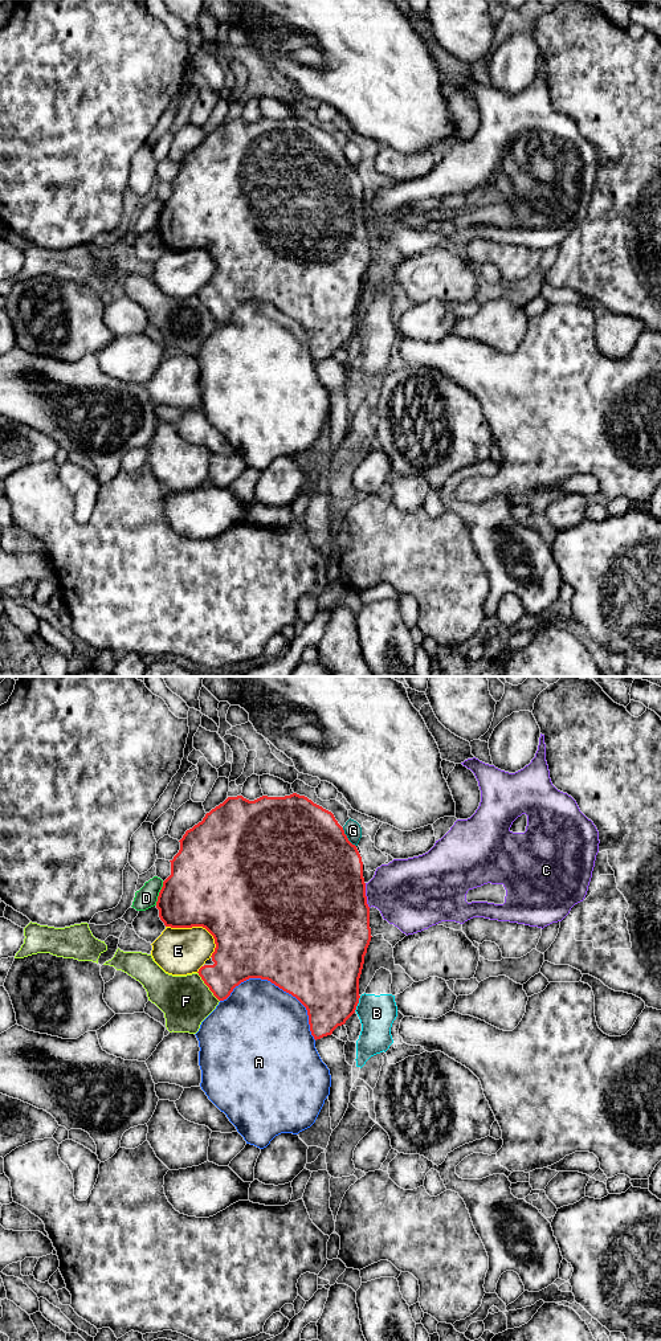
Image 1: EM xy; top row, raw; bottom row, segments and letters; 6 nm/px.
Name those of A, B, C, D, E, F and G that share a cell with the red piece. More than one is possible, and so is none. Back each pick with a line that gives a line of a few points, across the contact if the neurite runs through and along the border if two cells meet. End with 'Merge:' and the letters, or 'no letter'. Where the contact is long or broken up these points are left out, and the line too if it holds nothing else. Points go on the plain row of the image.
Merge: no letter

